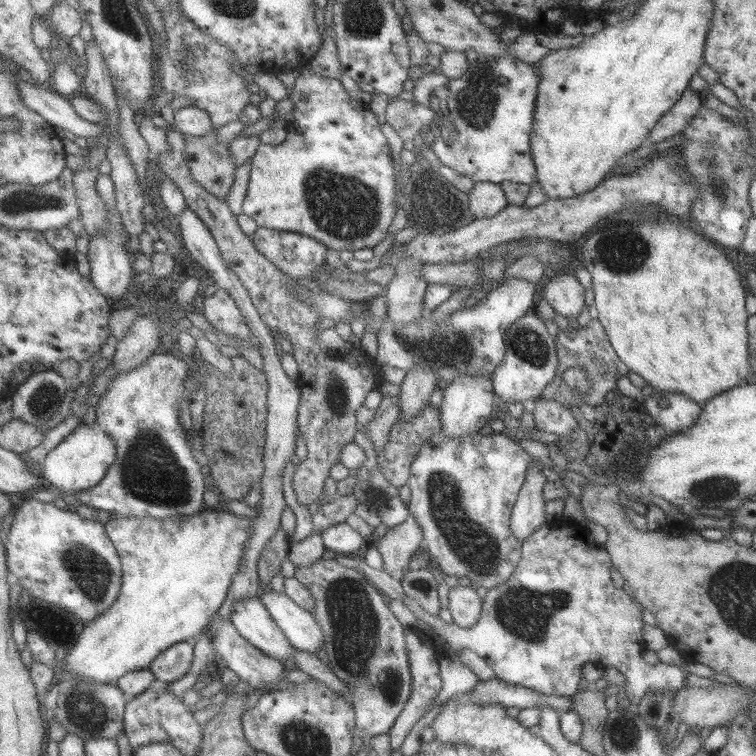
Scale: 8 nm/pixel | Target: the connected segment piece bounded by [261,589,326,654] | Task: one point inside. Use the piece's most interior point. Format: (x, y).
(300, 625)

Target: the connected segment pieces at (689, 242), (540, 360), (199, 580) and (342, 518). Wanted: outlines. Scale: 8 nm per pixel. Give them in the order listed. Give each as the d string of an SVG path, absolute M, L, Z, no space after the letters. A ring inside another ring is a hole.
M651 205L630 207L628 212L623 209L613 217L612 221L603 222L585 238L581 244L581 254L583 255L583 265L589 272L594 291L594 303L598 322L603 326L611 348L621 362L627 366L628 370L635 372L643 378L647 386L652 386L659 391L677 391L685 394L689 399L698 403L700 407L710 398L717 396L724 390L733 388L737 384L742 384L750 378L751 370L748 364L748 347L745 311L745 288L741 285L739 271L735 271L735 266L728 259L727 251L715 242L708 240L699 233L693 225L680 223L672 216L664 215L665 211Z
M534 311L509 324L504 334L505 356L501 364L493 369L493 392L501 398L503 404L511 401L529 404L540 396L545 385L555 376L558 364L556 340L548 334L544 322Z
M207 508L203 512L199 512L199 514L195 514L195 516L178 515L165 518L165 520L116 515L114 519L110 518L105 525L108 535L117 547L117 552L121 555L124 574L122 591L115 604L106 613L84 626L78 636L77 644L74 644L64 659L64 670L67 672L67 677L116 685L122 677L125 677L125 674L149 668L171 646L183 641L194 641L195 638L204 633L213 622L213 615L218 612L221 606L224 605L225 600L227 600L234 577L237 576L239 569L241 569L241 561L243 561L243 555L245 555L245 545L249 544L249 537L251 537L251 531L253 531L253 520L245 516L235 515L230 510L216 511Z
M351 495L335 497L328 503L319 506L314 514L314 532L322 533L339 523L347 523L347 519L356 512L359 500Z

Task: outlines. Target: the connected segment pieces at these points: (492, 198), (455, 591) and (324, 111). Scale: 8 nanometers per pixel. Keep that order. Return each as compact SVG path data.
M475 182L470 195L470 210L474 219L496 216L505 209L507 202L498 185L491 182Z
M462 582L449 590L449 610L455 624L463 628L471 628L479 618L481 600L475 594L472 584Z
M303 68L295 84L295 90L290 94L293 102L295 102L293 128L289 130L289 138L287 140L285 139L277 145L262 144L252 159L250 182L242 209L243 214L253 219L258 227L301 233L315 238L315 240L335 252L375 248L377 244L381 244L387 237L387 232L389 232L389 228L391 228L391 224L395 220L395 214L397 214L397 170L395 170L395 158L393 158L393 150L391 150L392 145L387 140L387 136L383 134L381 124L379 124L377 116L373 114L373 110L370 110L369 104L353 98L349 91L345 90L345 86L341 84L341 80L338 78L327 78L317 74L317 72L313 72L309 68Z

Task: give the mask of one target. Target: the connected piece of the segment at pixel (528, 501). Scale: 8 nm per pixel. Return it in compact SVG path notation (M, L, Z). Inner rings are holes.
M536 460L525 472L525 481L517 494L517 502L512 506L509 526L519 542L528 538L548 521L542 496L543 485L547 480L543 478L540 468L543 468L543 465Z

